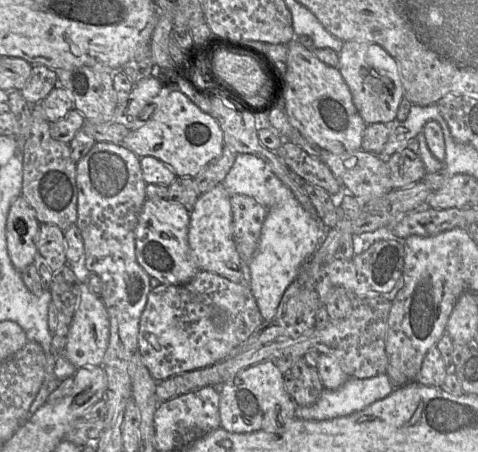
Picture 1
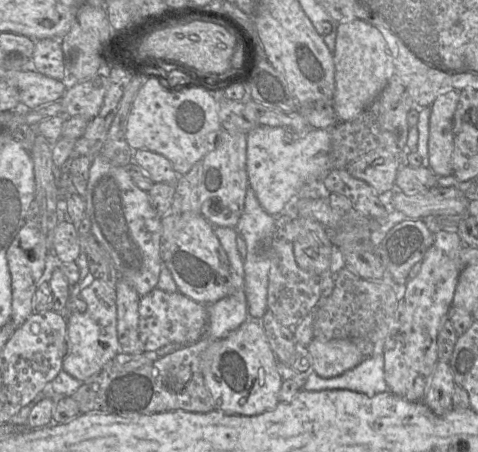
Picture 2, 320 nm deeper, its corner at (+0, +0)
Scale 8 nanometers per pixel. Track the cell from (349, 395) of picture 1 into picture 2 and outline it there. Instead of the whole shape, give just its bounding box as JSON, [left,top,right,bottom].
[303,355,390,397]

